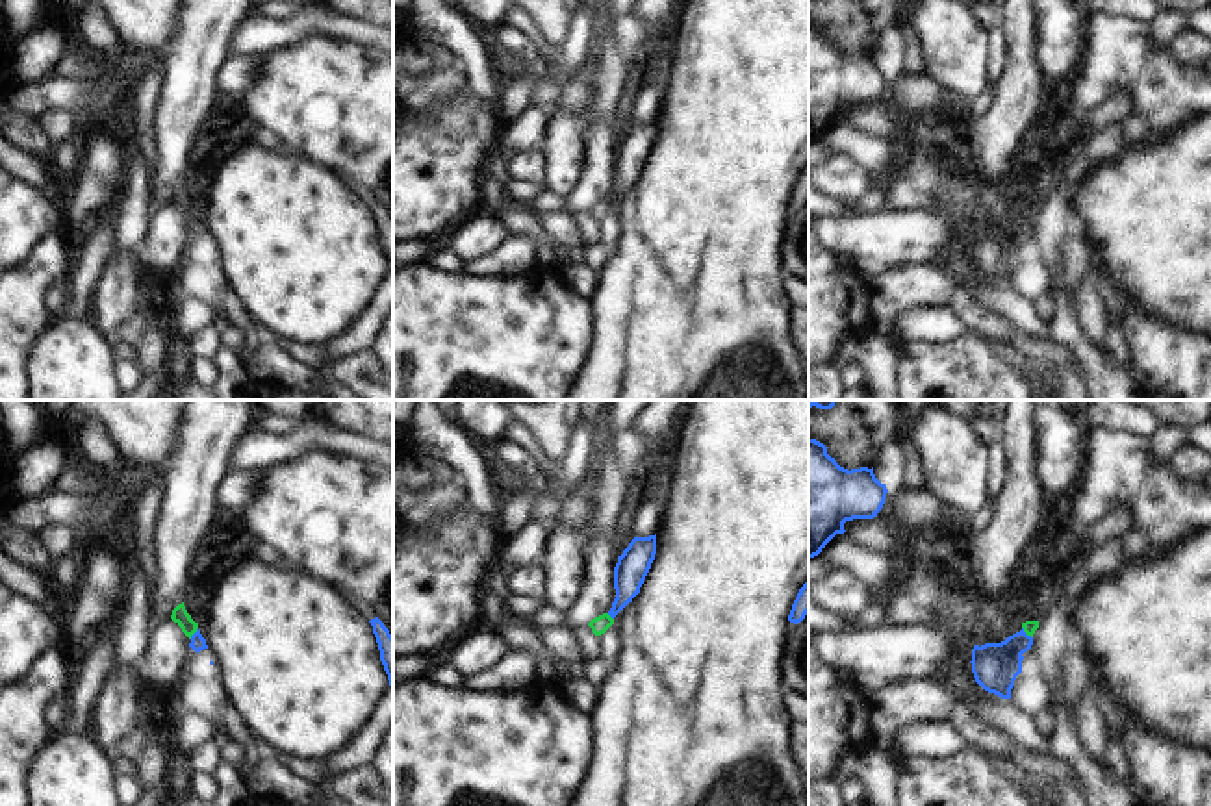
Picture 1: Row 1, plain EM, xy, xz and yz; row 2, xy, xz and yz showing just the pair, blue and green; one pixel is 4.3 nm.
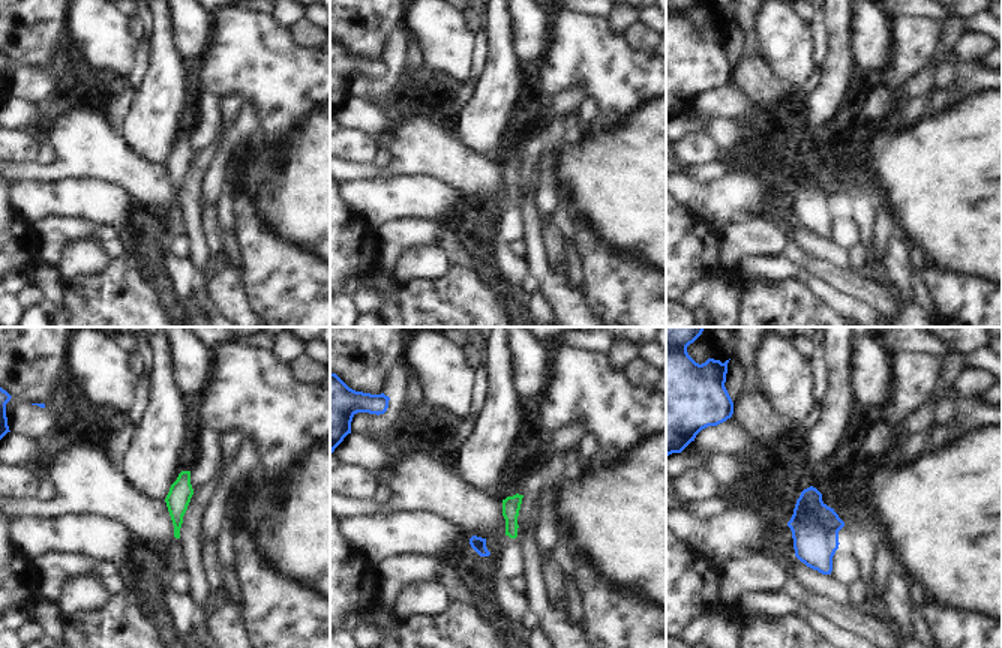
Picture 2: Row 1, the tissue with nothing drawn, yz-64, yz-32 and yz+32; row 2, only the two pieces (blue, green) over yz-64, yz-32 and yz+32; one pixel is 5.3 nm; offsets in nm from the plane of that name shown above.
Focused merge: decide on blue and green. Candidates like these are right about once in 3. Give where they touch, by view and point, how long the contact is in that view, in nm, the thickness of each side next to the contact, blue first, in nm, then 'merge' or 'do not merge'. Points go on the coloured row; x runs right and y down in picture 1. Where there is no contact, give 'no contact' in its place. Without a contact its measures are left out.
contact xy (195, 632); length 70 nm; calibres 70 and 70 nm; do not merge

